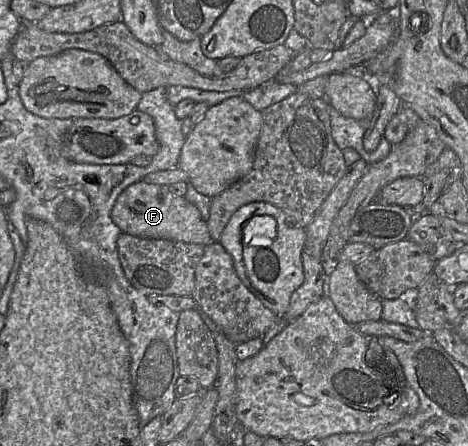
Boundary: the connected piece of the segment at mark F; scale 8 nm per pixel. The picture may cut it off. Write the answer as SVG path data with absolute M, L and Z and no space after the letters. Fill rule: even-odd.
M143 180L131 184L118 196L111 211L111 218L122 233L137 237L167 239L204 246L209 245L213 241L207 222L202 219L200 211L194 204L189 202L185 197L176 196L165 185L147 183Z

